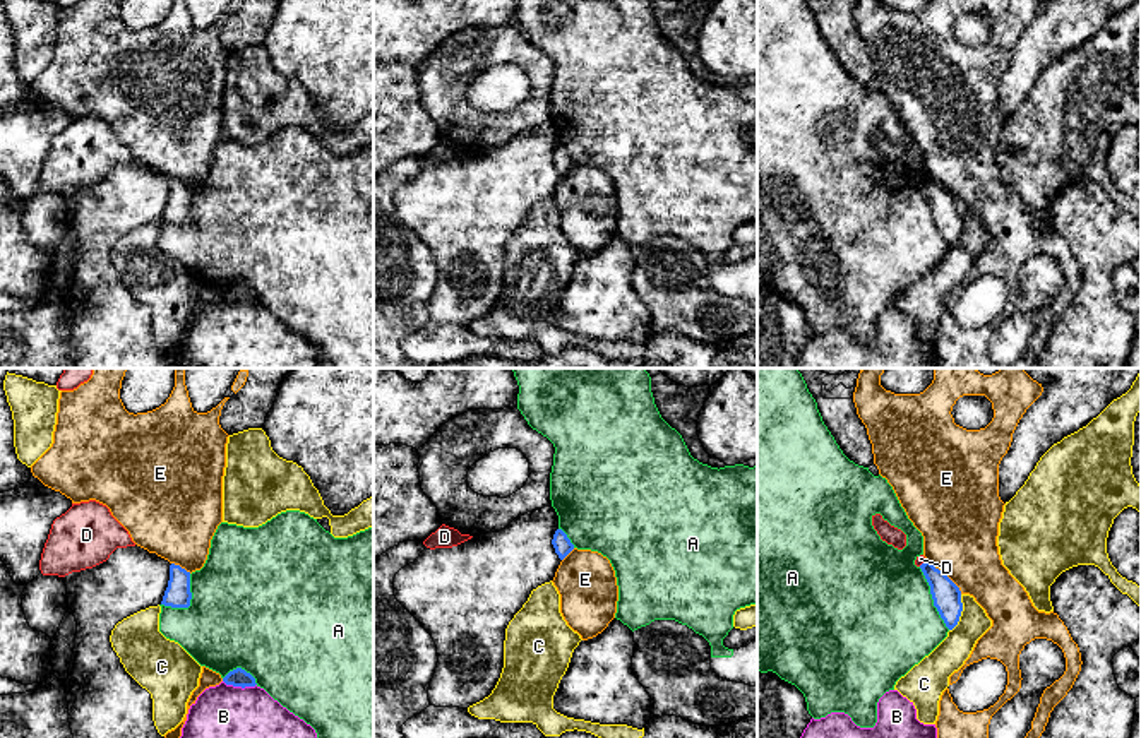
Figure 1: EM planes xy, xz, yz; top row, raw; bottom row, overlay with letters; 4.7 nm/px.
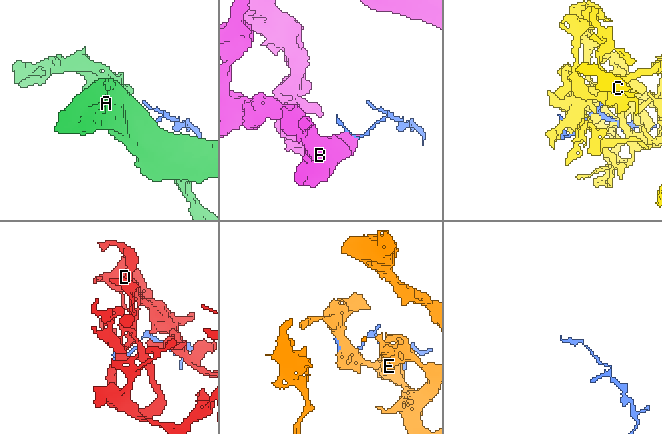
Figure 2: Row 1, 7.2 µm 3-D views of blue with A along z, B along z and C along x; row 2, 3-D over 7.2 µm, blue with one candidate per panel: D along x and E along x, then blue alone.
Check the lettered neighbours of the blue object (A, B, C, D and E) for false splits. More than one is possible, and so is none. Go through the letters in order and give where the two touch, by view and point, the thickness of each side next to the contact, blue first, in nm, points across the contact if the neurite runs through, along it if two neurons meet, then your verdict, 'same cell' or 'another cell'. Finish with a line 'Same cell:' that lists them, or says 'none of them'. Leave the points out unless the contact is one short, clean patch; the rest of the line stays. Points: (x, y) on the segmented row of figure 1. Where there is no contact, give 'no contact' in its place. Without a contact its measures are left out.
A: contact yz (932, 598); calibres 140 and 500 nm; another cell
B: contact xy (240, 685); calibres 90 and 260 nm; another cell
C: contact yz (960, 613); calibres 140 and 150 nm; another cell
D: no contact; another cell
E: contact yz (946, 576); calibres 140 and 360 nm; another cell
Same cell: none of them

